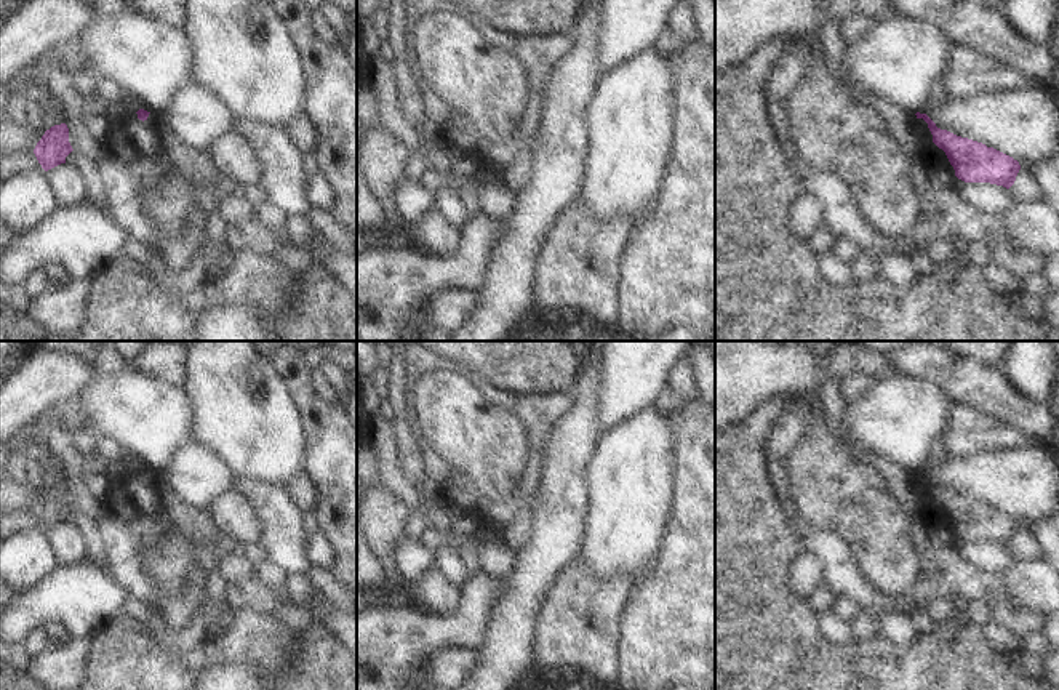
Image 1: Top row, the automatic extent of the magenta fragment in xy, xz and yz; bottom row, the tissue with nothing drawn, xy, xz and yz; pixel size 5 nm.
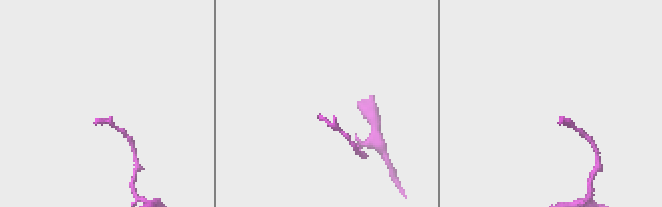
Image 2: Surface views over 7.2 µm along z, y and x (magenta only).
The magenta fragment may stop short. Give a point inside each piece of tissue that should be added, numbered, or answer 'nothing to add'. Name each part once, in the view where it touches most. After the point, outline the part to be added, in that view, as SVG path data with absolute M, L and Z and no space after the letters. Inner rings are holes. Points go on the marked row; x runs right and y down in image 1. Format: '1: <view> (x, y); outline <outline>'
1: xy (13, 138); outline M3 120L0 123L0 154L8 155L13 152L34 150L37 141L42 139L45 130L30 131L24 126Z

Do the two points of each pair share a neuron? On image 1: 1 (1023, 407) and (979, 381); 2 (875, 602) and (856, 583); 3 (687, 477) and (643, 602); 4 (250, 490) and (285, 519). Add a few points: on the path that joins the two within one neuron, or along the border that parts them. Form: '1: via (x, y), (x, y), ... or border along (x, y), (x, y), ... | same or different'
1: via (1011, 405), (991, 391) | same
2: via (871, 597), (861, 588) | same
3: via (687, 508), (687, 559), (674, 572) | same
4: via (258, 495), (277, 511) | same

